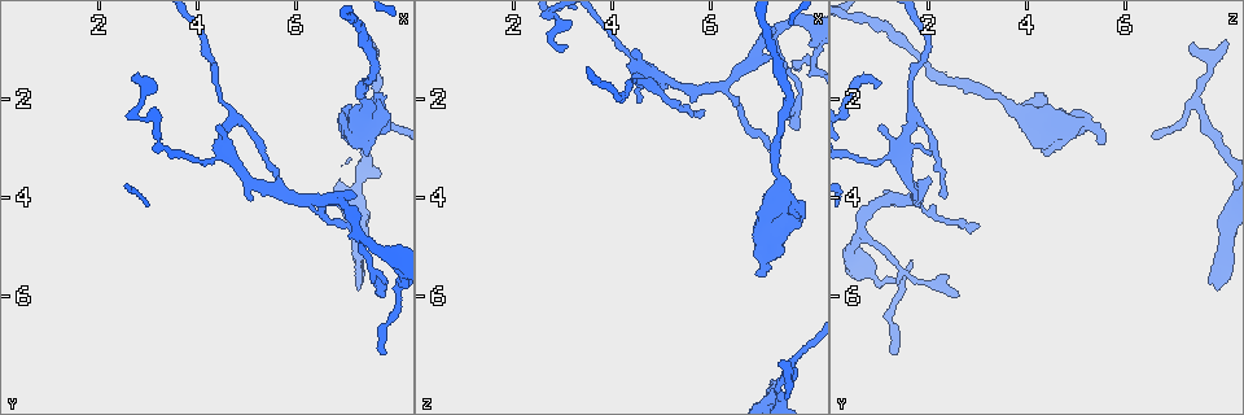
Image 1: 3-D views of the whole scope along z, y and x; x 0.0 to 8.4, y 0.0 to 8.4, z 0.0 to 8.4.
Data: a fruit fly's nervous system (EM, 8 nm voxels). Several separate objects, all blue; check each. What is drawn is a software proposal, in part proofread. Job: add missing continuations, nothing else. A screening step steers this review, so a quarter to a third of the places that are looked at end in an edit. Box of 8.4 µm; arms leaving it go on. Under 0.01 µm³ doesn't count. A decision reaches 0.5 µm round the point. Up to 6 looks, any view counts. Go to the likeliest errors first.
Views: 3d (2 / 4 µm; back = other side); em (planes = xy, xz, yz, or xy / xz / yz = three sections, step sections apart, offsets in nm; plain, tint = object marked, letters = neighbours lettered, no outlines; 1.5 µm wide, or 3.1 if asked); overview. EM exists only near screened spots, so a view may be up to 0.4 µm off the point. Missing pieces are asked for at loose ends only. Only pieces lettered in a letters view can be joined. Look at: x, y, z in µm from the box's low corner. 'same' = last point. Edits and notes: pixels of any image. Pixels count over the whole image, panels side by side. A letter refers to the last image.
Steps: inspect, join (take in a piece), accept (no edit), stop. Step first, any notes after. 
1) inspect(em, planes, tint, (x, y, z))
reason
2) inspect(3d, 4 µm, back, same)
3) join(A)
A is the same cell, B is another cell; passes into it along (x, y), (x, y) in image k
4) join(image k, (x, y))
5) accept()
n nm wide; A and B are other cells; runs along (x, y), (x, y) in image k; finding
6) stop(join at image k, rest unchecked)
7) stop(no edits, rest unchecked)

inspect(em, yz, step 4, tint, (7.25, 5.85, 7.75))
free end

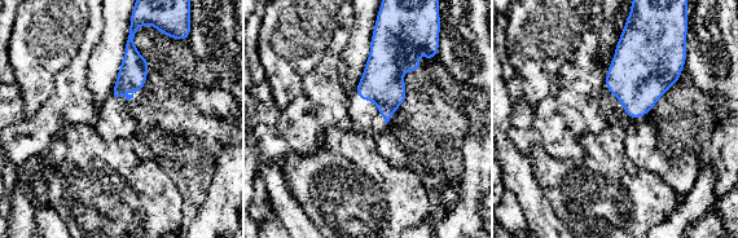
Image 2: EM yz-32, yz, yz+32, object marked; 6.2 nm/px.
inspect(em, xy, step 4, letters, same)
cut it another way

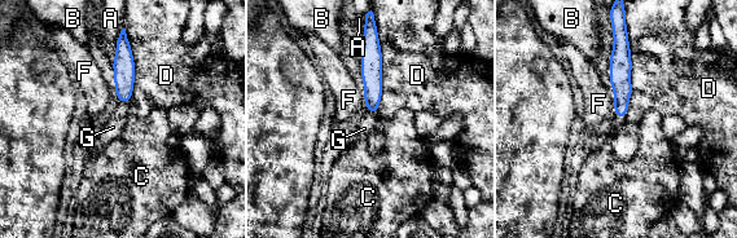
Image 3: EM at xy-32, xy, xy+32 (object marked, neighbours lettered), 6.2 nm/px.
join(G)
D touches over 600 nm; G is the same cell, A, B, C, D and F are other cells; passes into it along (123, 64), (122, 101), (113, 127) in image 3; the cell continues

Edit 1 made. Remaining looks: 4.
inspect(em, xy, step 8, letters, (7.50, 0.85, 7.35))
tapers out

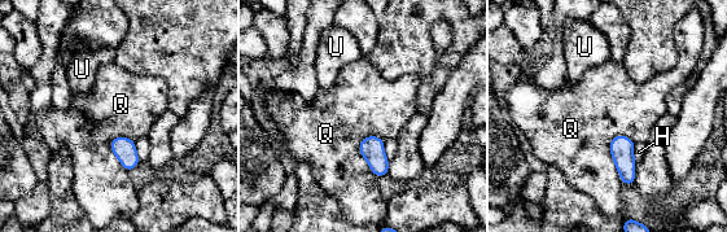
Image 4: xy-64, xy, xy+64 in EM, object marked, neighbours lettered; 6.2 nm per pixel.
accept()
H, Q and U are other cells; border along (617, 134), (609, 153), (623, 183) in image 4; no lettered piece goes on from it

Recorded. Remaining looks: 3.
stop(join at image 3, rest unchecked)

